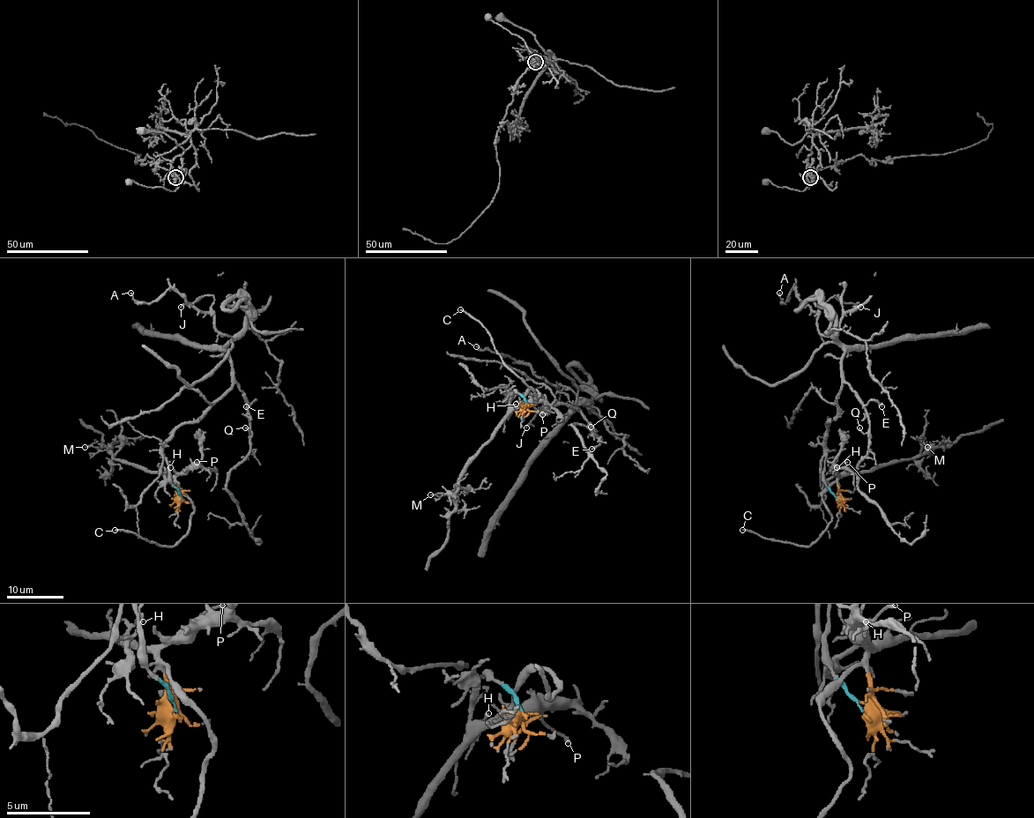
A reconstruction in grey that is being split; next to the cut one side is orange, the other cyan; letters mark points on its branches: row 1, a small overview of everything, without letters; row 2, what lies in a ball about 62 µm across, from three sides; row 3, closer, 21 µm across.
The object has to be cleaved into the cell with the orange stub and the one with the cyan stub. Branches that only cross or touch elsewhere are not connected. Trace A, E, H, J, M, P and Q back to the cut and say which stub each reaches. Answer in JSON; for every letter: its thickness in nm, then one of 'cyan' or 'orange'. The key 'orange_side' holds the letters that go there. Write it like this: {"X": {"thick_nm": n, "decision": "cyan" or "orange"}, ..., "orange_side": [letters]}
{"A": {"thick_nm": 150, "decision": "cyan"}, "E": {"thick_nm": 280, "decision": "cyan"}, "H": {"thick_nm": 150, "decision": "orange"}, "J": {"thick_nm": 180, "decision": "cyan"}, "M": {"thick_nm": 160, "decision": "orange"}, "P": {"thick_nm": 180, "decision": "orange"}, "Q": {"thick_nm": 110, "decision": "cyan"}, "orange_side": ["H", "M", "P"]}

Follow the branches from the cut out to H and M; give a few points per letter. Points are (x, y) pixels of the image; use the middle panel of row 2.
H: (525, 403), (510, 412), (516, 405)
M: (525, 403), (517, 405), (469, 464), (457, 490), (451, 494), (430, 494)

